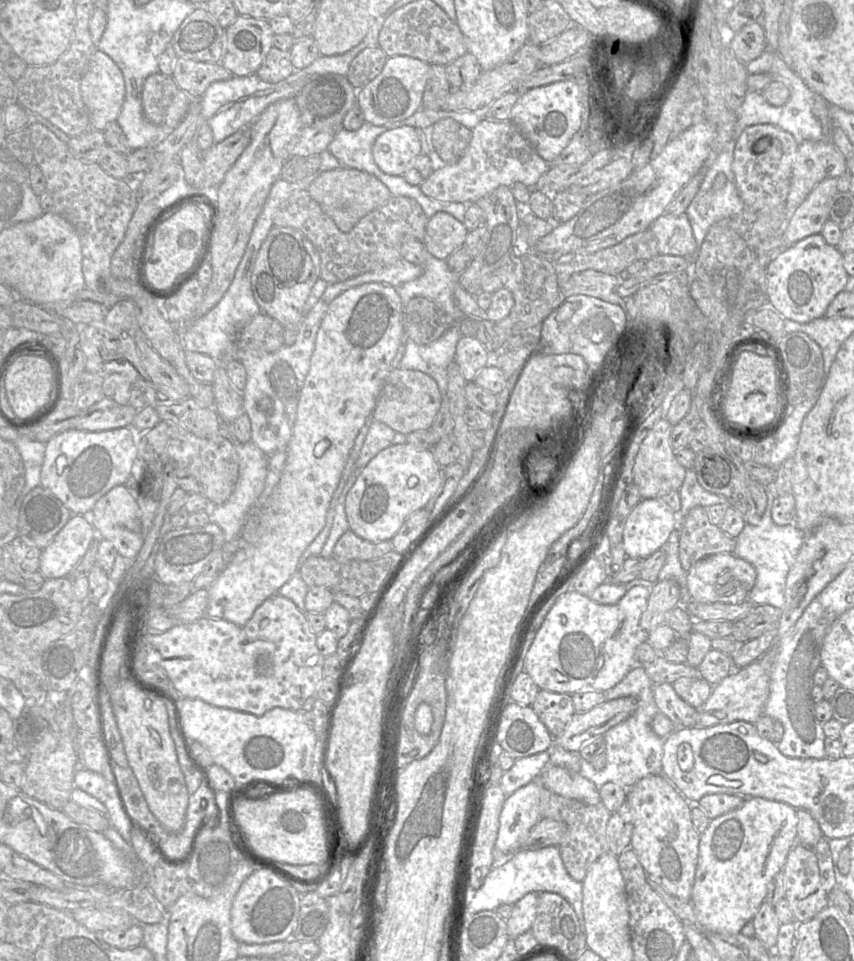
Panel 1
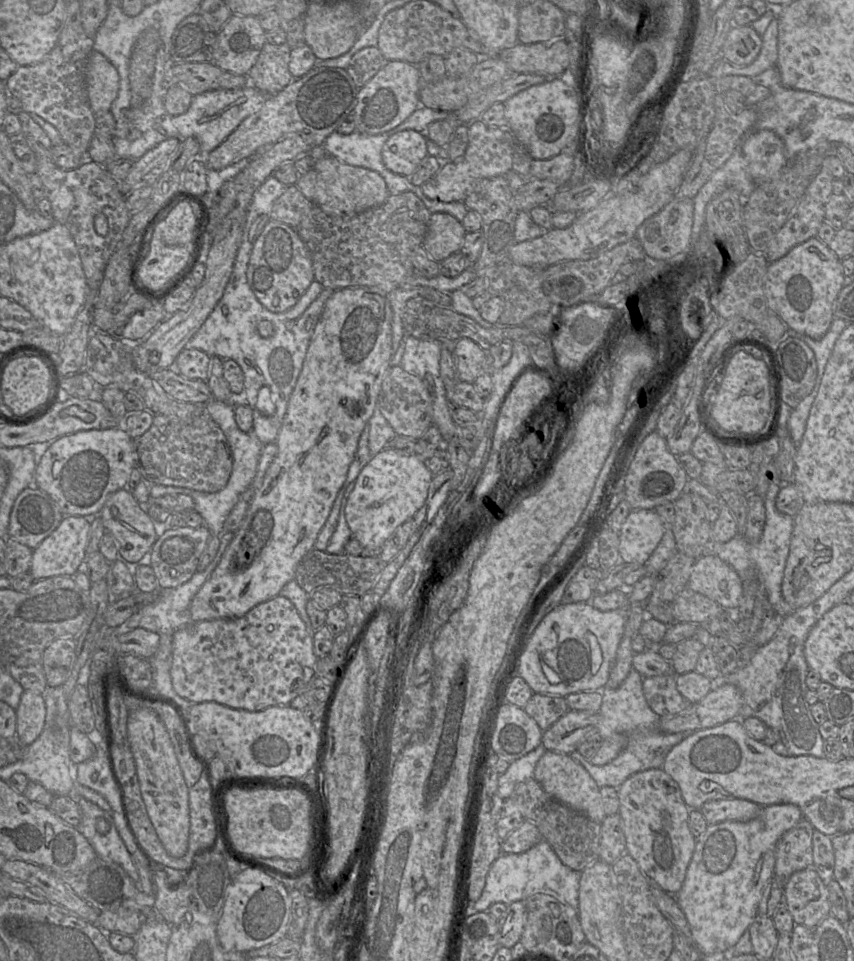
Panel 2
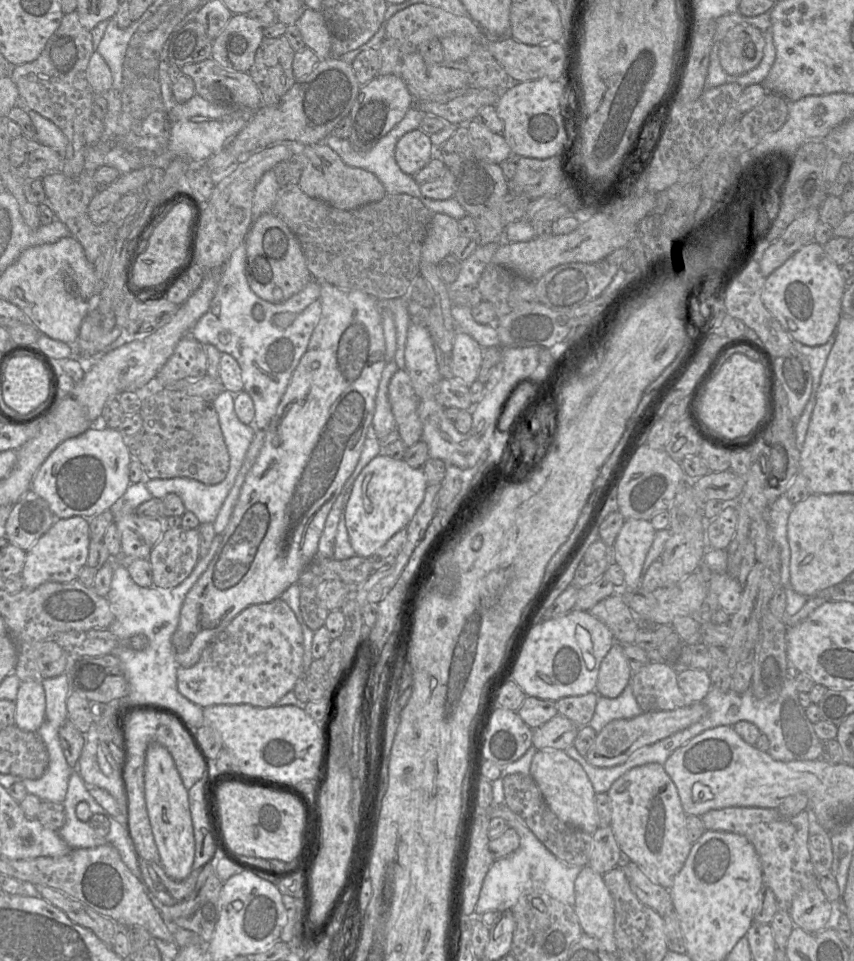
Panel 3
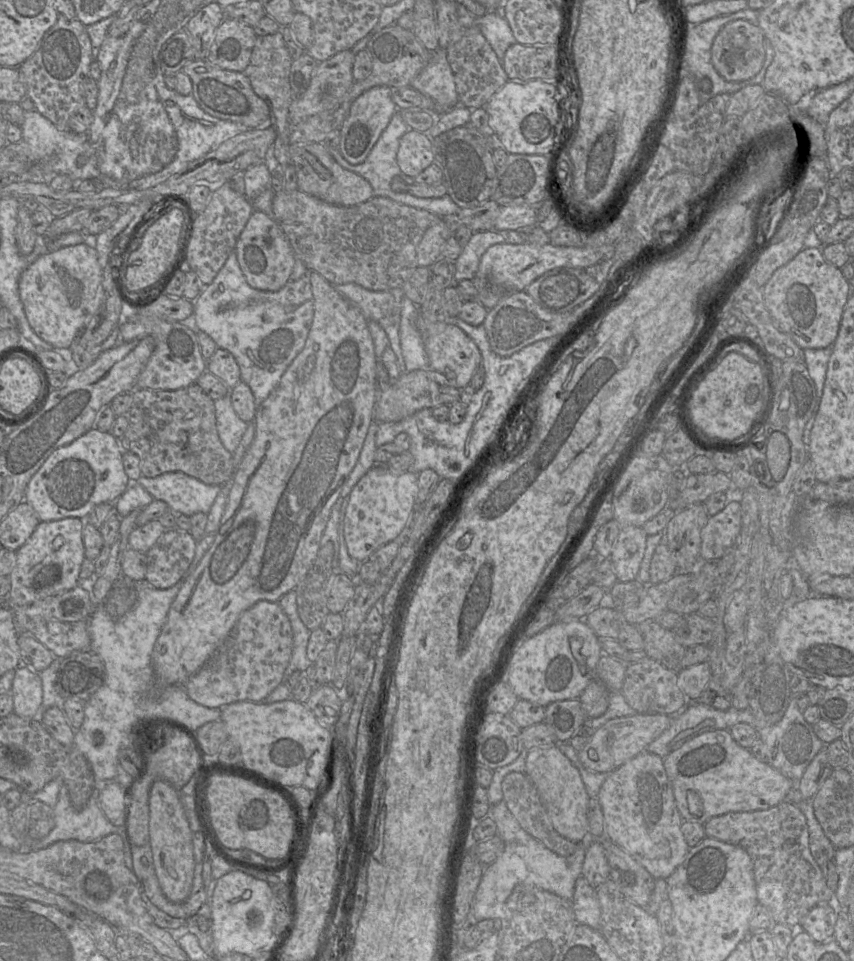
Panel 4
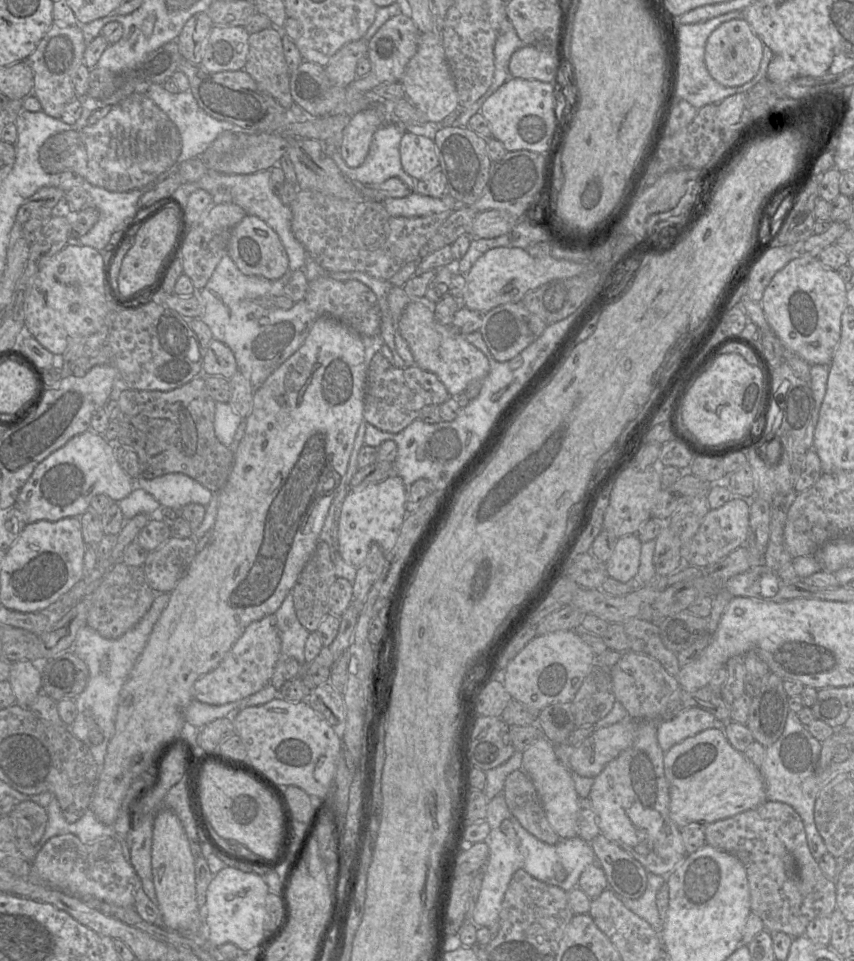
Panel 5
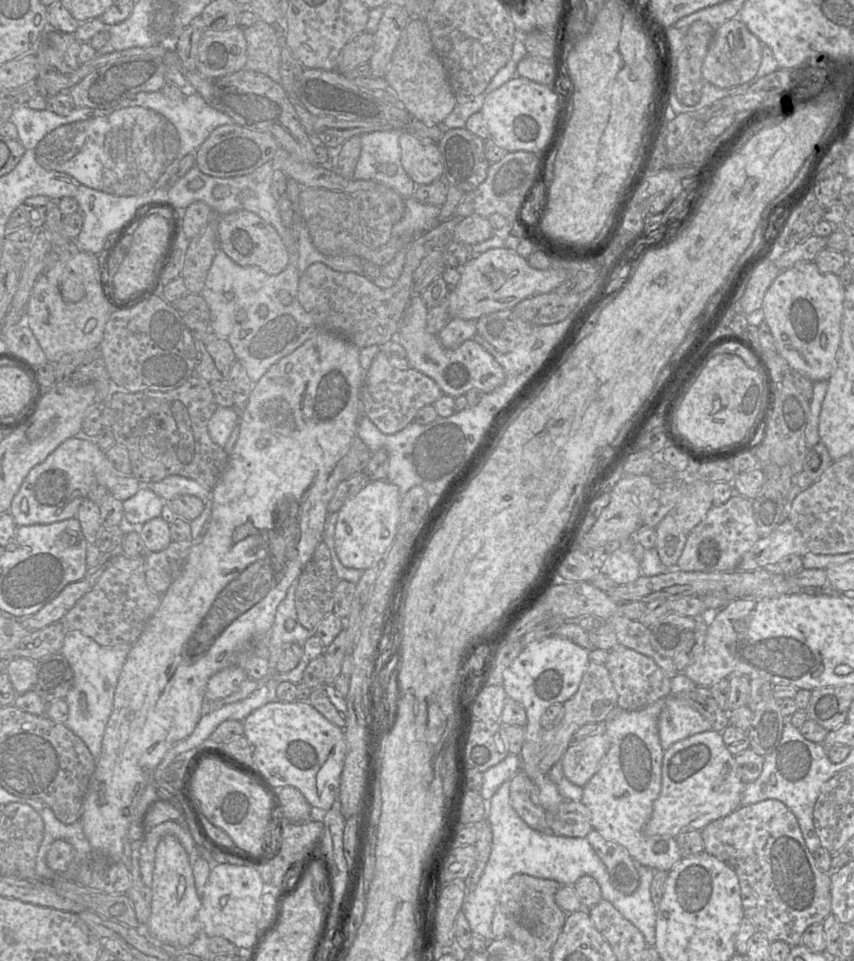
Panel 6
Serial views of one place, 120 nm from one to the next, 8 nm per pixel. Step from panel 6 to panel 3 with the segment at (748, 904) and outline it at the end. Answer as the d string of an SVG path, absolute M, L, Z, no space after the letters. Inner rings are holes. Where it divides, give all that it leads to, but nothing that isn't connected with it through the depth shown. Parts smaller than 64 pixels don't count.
M728 807L710 810L701 819L706 830L723 831L746 837L755 847L760 858L763 885L769 887L775 894L778 910L788 911L794 898L803 890L814 890L819 887L819 875L811 861L808 849L810 810L805 810L794 817L783 816L778 809L757 807Z

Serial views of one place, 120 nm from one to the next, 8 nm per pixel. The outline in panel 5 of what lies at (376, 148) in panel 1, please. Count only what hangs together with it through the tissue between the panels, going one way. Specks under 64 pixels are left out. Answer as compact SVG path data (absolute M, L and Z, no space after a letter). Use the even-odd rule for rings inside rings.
M406 131L400 142L400 158L404 171L417 180L439 169L433 132L416 134Z

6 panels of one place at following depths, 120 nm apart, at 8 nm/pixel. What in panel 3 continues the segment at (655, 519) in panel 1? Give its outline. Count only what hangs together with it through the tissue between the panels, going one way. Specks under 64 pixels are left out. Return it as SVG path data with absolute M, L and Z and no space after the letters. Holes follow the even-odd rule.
M625 519L614 544L614 562L623 571L626 587L641 586L641 573L656 530L650 520Z

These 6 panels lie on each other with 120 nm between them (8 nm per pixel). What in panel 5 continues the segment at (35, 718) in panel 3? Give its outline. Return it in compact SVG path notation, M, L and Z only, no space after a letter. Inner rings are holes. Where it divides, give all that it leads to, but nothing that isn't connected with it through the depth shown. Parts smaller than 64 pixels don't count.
M21 660L11 663L9 681L16 696L16 704L28 707L42 693L41 672L38 663Z

